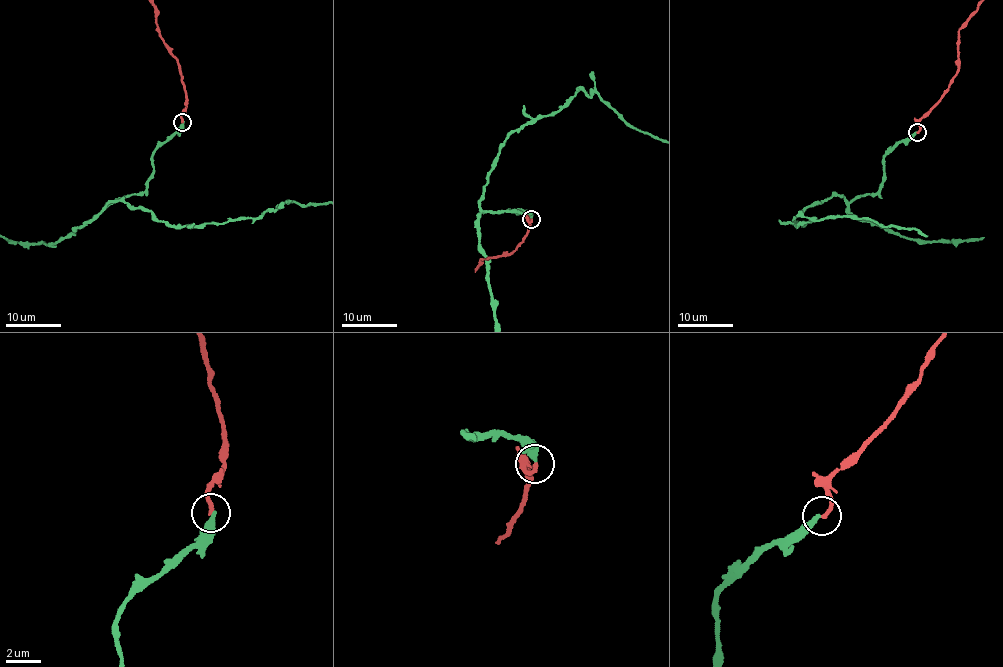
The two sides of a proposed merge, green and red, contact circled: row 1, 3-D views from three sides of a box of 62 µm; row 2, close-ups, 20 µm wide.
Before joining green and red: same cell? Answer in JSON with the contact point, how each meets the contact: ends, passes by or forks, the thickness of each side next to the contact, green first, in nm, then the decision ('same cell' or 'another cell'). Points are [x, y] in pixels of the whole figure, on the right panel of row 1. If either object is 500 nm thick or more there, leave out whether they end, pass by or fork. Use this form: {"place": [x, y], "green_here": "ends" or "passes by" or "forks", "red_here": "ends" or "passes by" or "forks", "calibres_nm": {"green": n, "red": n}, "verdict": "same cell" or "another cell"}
{"place": [917, 132], "green_here": "ends", "red_here": "ends", "calibres_nm": {"green": 320, "red": 240}, "verdict": "another cell"}

